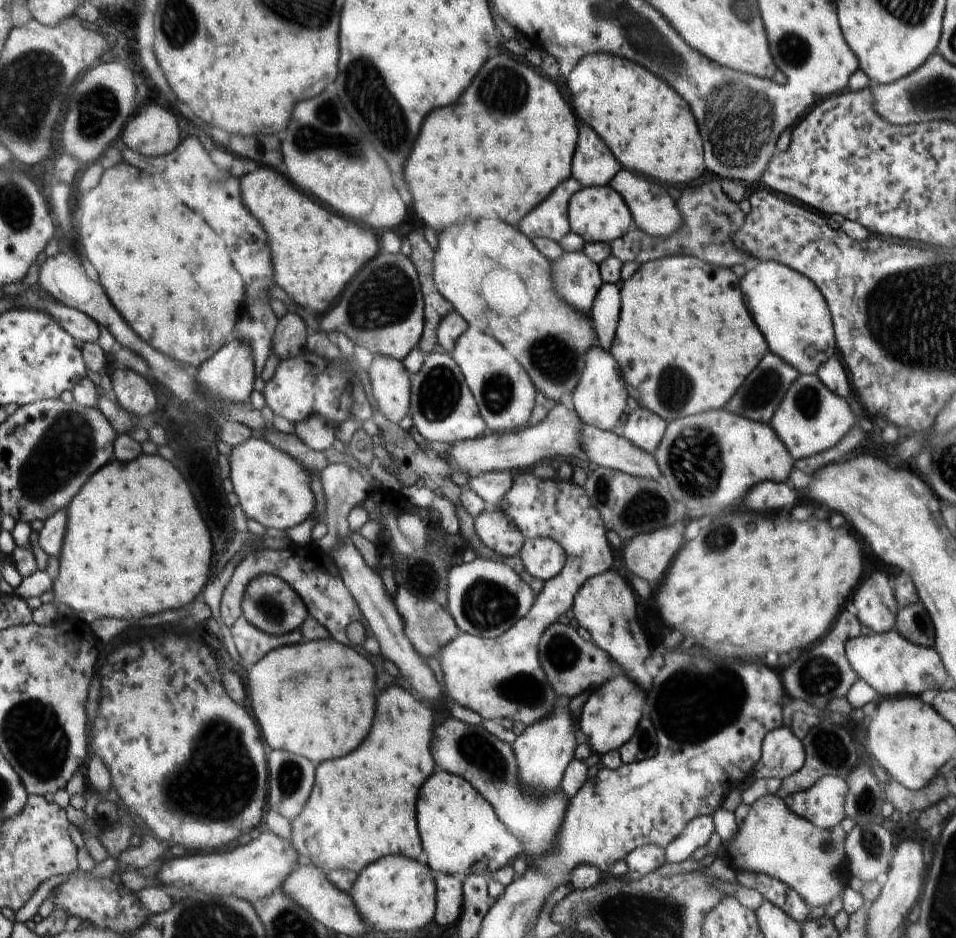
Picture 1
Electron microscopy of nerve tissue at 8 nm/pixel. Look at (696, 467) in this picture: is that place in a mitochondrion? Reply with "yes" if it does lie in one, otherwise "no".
yes

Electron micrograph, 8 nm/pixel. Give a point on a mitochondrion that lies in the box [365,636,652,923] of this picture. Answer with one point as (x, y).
(473, 750)

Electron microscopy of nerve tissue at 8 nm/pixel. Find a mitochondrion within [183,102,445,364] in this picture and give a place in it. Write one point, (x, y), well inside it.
(386, 295)

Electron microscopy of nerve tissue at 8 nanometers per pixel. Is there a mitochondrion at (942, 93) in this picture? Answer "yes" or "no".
yes

